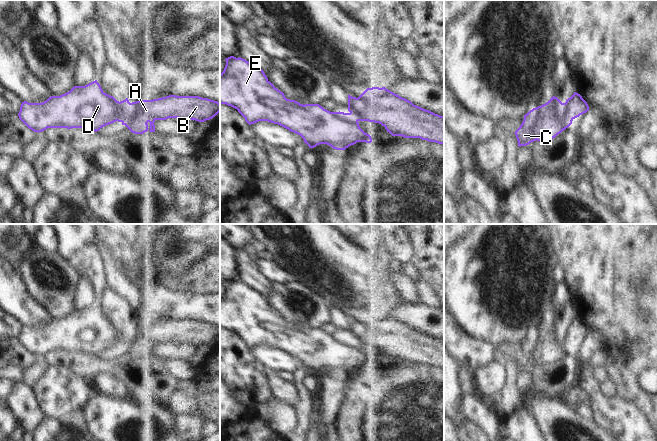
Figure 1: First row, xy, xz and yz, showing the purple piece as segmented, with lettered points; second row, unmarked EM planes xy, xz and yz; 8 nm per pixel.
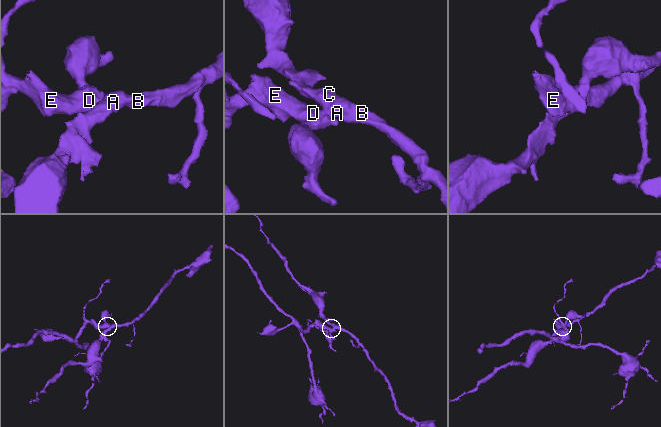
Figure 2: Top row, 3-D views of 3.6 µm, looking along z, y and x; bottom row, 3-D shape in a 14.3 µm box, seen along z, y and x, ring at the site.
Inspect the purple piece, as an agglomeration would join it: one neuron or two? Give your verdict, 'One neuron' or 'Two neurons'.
Two neurons.

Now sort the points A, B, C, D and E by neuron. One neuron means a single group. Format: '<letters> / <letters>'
A B C / D E

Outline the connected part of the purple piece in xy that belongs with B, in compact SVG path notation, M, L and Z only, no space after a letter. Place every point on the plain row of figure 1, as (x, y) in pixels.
M169 319L153 324L139 324L130 327L130 330L130 336L122 349L134 358L143 358L148 354L155 356L156 344L178 342L204 346L220 336L219 326L199 320Z

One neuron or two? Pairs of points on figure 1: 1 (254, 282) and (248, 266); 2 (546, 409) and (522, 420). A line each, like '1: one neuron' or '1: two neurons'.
1: one neuron
2: two neurons

